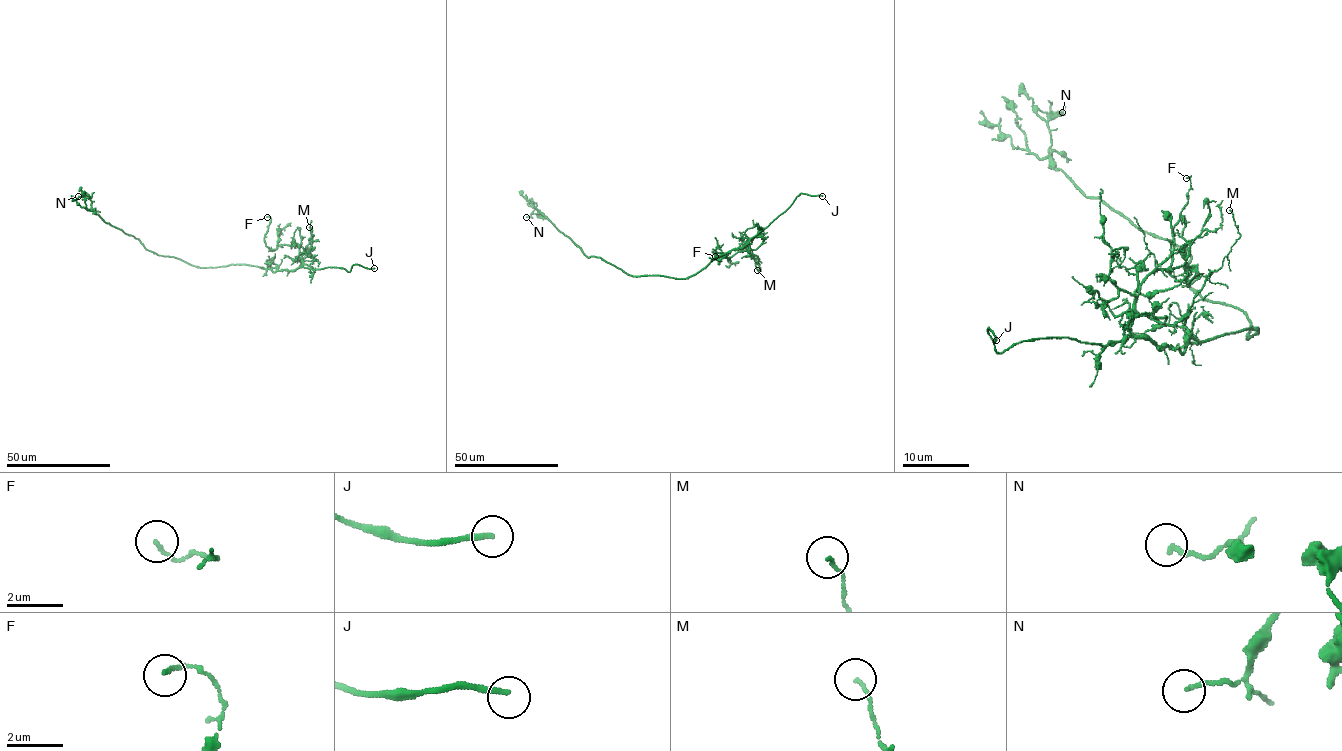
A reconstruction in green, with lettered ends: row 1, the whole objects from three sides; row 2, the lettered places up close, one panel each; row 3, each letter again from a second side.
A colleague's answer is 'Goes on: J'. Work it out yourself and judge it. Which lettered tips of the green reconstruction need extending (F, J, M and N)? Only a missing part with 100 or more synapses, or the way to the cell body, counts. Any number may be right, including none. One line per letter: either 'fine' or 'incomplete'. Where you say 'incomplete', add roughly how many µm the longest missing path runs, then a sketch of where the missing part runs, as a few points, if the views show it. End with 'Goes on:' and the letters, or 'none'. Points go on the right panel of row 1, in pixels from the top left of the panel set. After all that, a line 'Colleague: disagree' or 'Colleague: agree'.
F: fine
J: incomplete; about 9 µm are missing; missing branch runs (996, 340), (1027, 339), (1027, 335)
M: fine
N: fine
Goes on: J
Colleague: agree

